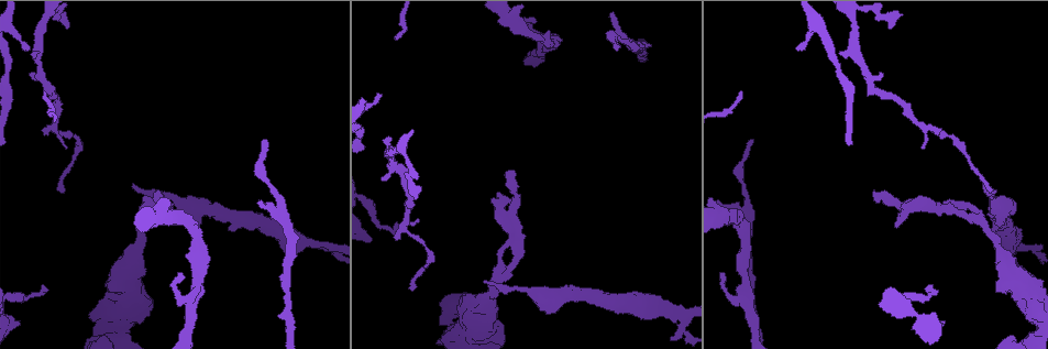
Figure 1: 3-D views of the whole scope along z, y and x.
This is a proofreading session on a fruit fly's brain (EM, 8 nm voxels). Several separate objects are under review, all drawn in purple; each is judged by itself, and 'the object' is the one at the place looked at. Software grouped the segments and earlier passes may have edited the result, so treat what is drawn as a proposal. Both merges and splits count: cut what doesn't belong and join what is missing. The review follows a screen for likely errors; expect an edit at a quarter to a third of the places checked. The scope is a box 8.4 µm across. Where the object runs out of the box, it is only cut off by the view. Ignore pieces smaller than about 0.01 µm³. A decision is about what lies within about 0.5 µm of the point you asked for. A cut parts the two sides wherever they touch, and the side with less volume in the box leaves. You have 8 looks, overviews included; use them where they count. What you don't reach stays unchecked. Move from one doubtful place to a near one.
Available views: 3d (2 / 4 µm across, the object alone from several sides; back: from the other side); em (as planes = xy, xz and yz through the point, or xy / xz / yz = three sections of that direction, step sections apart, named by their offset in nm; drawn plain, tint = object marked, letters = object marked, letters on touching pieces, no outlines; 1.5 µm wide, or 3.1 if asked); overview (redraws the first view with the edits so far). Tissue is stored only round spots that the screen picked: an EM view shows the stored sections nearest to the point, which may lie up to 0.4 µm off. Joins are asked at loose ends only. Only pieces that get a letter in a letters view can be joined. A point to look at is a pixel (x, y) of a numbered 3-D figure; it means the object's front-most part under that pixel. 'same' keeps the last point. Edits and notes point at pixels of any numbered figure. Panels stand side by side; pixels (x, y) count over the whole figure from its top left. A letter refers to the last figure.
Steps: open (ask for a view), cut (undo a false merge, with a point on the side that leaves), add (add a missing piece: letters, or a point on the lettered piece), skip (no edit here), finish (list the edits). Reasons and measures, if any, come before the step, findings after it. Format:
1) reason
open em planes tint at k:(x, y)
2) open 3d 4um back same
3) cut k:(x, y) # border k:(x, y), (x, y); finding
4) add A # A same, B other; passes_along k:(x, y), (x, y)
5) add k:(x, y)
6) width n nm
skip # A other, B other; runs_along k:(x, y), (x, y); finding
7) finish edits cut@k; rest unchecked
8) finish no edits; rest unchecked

tapers out
open 3d 2um at 1:(415, 289)

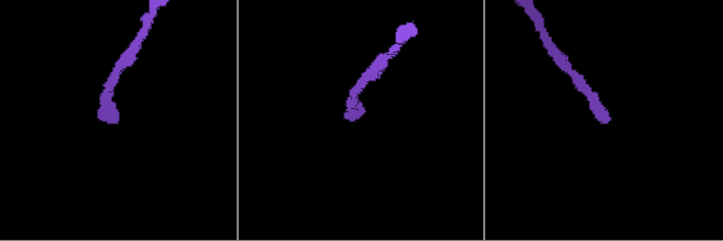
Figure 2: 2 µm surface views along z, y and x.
open em planes letters at 2:(356, 119)

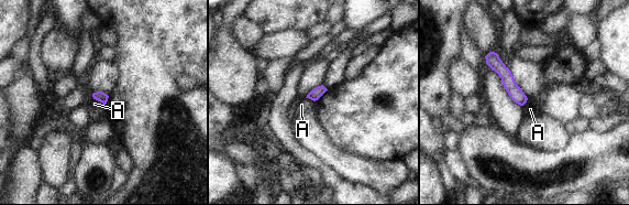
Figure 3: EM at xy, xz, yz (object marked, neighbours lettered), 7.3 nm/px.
skip # A other; runs_along 3:(492, 54), (521, 101); no lettered piece goes on from it

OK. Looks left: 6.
thin end
open em planes letters at 1:(132, 186)

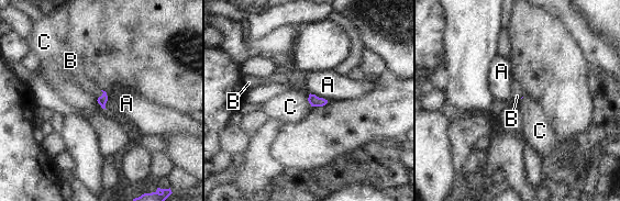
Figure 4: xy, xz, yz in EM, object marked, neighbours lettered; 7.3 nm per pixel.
longest_contact A 150 nm
add 4:(76, 73) # A other, B same, C other; passes_along 4:(101, 100), (101, 96), (76, 73); it goes on there

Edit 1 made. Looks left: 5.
redraw
open overview

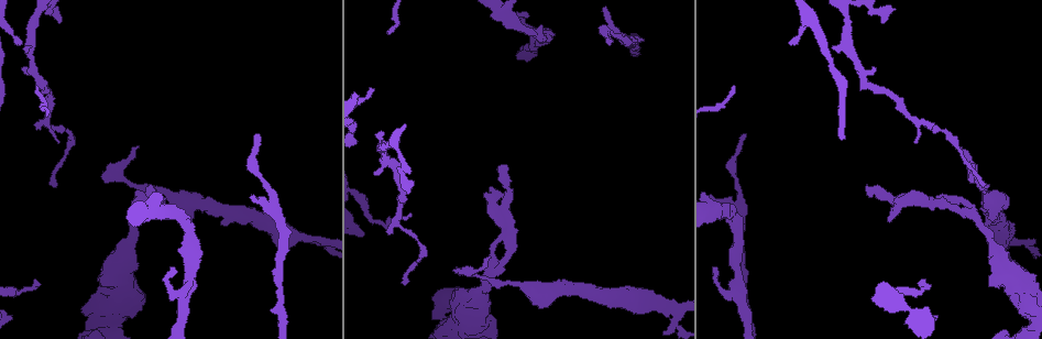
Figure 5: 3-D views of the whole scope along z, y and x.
tapers out
open 3d 2um at 5:(373, 88)

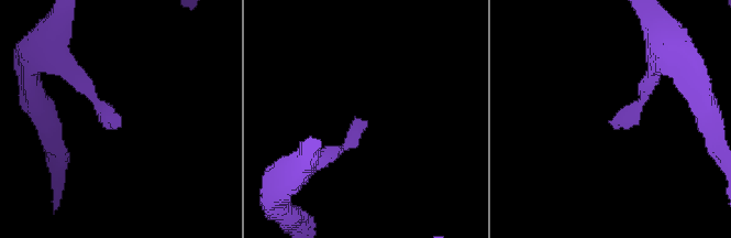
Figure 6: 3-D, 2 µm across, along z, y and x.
shape alone is not enough
open em yz step 4 letters at 6:(616, 129)

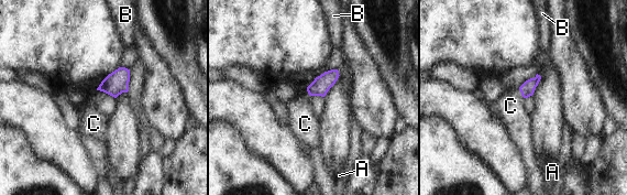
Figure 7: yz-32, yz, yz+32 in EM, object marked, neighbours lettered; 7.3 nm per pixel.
another direction
open em planes letters same

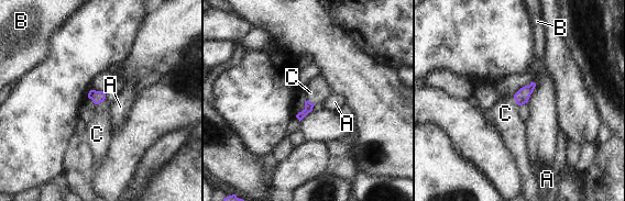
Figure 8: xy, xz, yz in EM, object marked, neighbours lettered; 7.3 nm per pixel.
add 8:(505, 113) # A other, B other, C same; passes_along 8:(522, 97), (516, 101), (505, 113); it goes on there

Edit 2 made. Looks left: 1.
finish edits add@4, add@8; rest unchecked

